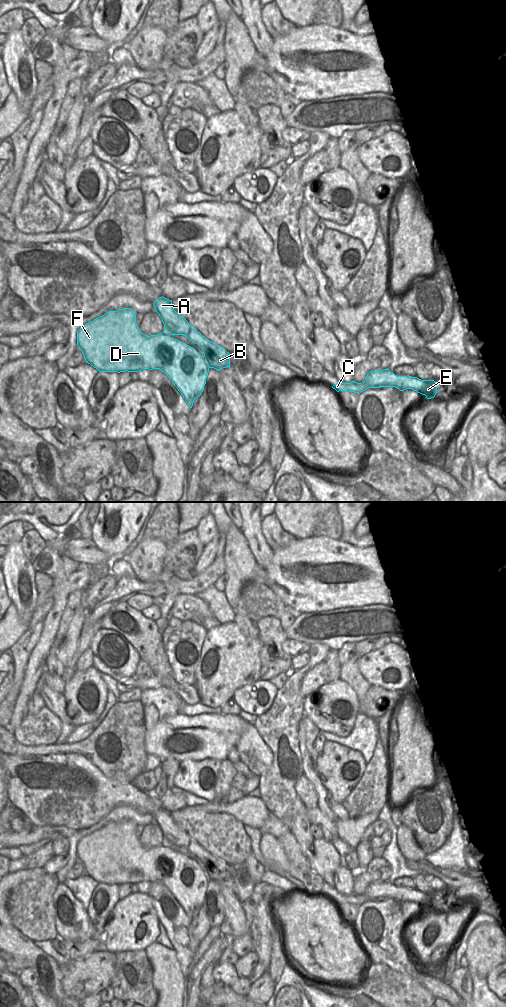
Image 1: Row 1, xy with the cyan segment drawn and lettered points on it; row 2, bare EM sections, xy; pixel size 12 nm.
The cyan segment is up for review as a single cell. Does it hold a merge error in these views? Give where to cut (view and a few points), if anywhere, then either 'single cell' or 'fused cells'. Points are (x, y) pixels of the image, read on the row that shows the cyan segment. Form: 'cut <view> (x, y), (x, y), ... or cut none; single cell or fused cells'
cut none; single cell

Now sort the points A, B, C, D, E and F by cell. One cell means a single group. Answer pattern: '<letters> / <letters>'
A B C D E F

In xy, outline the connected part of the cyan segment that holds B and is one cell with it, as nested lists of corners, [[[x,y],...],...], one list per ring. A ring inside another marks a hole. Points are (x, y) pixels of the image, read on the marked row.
[[[159,297],[154,303],[155,311],[159,314],[164,324],[164,331],[159,335],[147,336],[143,334],[136,323],[136,312],[130,308],[109,311],[93,321],[83,325],[77,331],[77,346],[82,351],[86,363],[96,368],[99,372],[139,372],[143,369],[160,369],[172,381],[181,393],[190,408],[194,400],[201,395],[206,384],[206,378],[210,368],[221,370],[230,367],[230,353],[221,346],[213,343],[197,331],[188,321],[180,316],[172,307],[172,300]],[[172,335],[184,335],[190,341],[197,344],[203,351],[201,356],[193,347],[172,338]]]

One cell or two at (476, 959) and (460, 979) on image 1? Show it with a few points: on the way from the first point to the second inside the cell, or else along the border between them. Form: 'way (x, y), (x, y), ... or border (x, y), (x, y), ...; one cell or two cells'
border (467, 967), (470, 973); two cells

